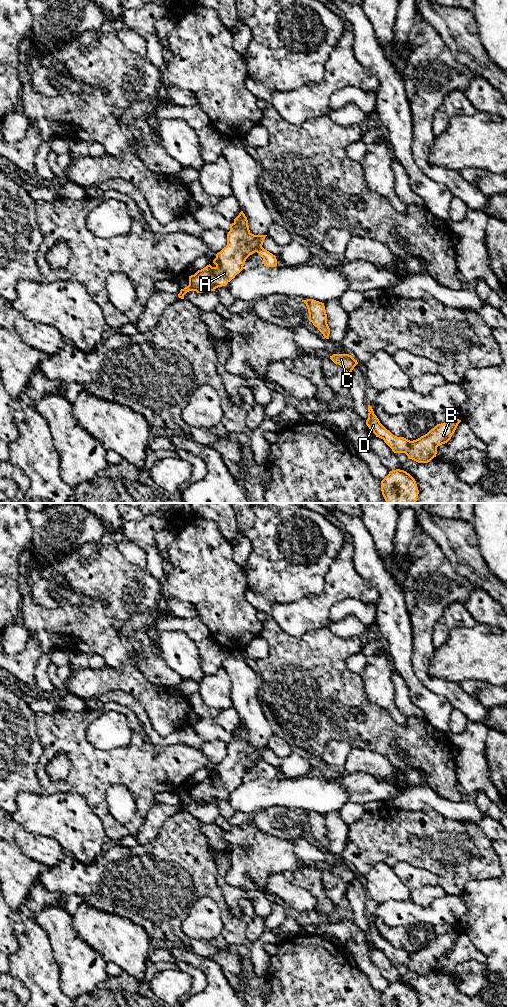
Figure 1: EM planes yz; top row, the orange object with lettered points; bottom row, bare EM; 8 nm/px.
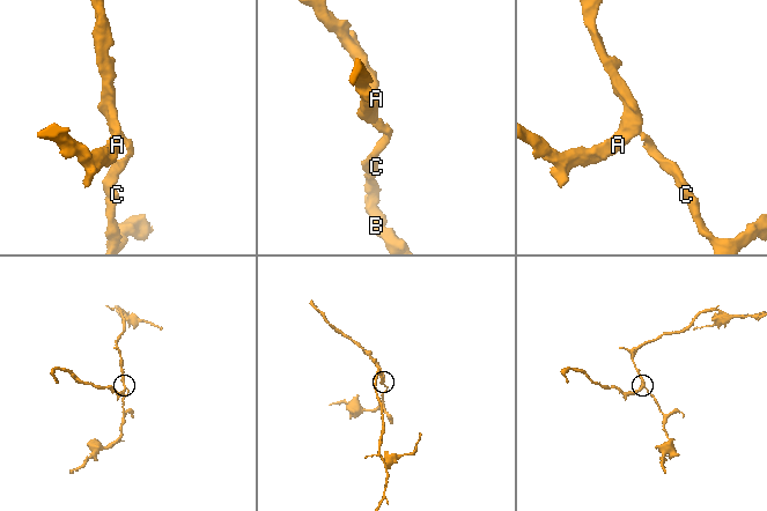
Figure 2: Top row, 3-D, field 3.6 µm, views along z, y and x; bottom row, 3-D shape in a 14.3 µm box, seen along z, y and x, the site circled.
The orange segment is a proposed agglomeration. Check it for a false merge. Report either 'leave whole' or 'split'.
split

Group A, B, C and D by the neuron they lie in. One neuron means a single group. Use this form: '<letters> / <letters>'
A / B C D

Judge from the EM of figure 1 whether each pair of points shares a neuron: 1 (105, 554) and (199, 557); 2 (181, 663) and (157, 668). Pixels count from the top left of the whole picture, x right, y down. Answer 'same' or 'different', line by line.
1: different
2: different

